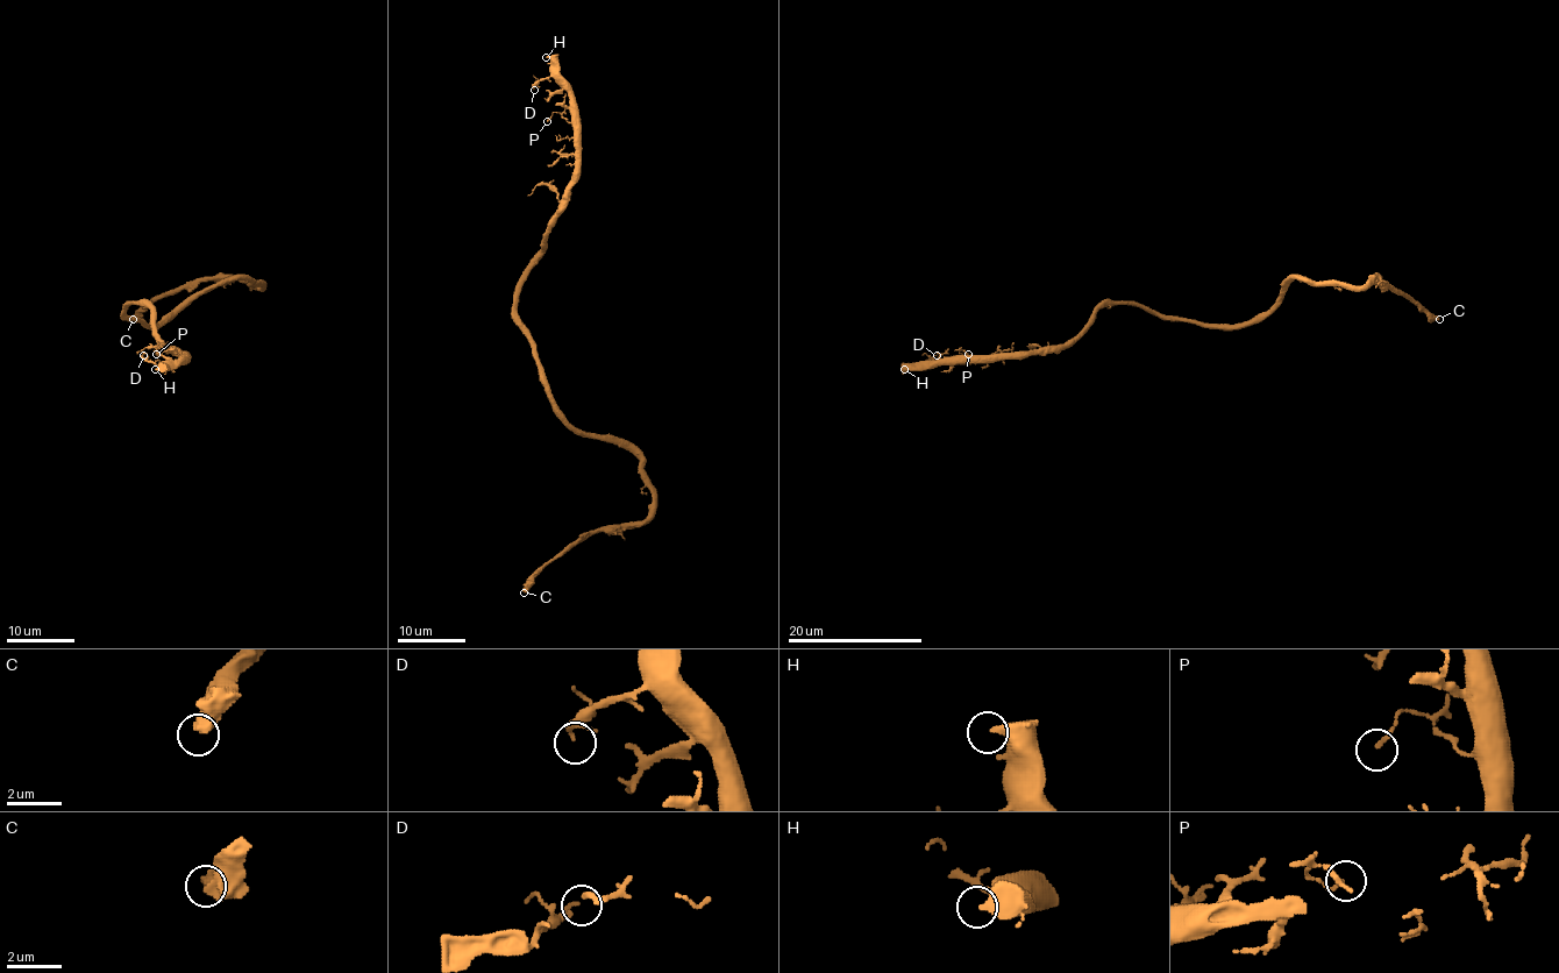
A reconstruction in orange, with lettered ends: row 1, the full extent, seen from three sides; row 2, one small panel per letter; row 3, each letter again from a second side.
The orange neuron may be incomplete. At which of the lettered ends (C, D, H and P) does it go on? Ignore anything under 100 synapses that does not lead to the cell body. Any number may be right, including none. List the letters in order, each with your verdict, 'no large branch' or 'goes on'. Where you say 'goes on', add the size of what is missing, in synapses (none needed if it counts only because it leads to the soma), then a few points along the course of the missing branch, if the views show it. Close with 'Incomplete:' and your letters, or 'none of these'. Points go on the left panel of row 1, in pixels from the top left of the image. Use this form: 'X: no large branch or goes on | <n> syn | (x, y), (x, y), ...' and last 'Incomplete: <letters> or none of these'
C: goes on | 140 syn | (133, 319), (122, 327), (128, 306), (147, 315), (156, 313)
D: no large branch
H: no large branch
P: no large branch
Incomplete: C

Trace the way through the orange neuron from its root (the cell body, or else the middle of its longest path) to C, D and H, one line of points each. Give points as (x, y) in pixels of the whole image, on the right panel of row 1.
C: (1219, 325), (1253, 324), (1294, 278), (1342, 286), (1364, 286), (1376, 279), (1409, 295), (1439, 319)
D: (1219, 325), (1105, 303), (1060, 346), (1017, 355), (942, 357), (923, 366), (937, 355)
H: (1219, 325), (1173, 320), (1136, 305), (1105, 303), (1075, 336), (1060, 346), (1017, 355), (955, 355), (904, 369)

